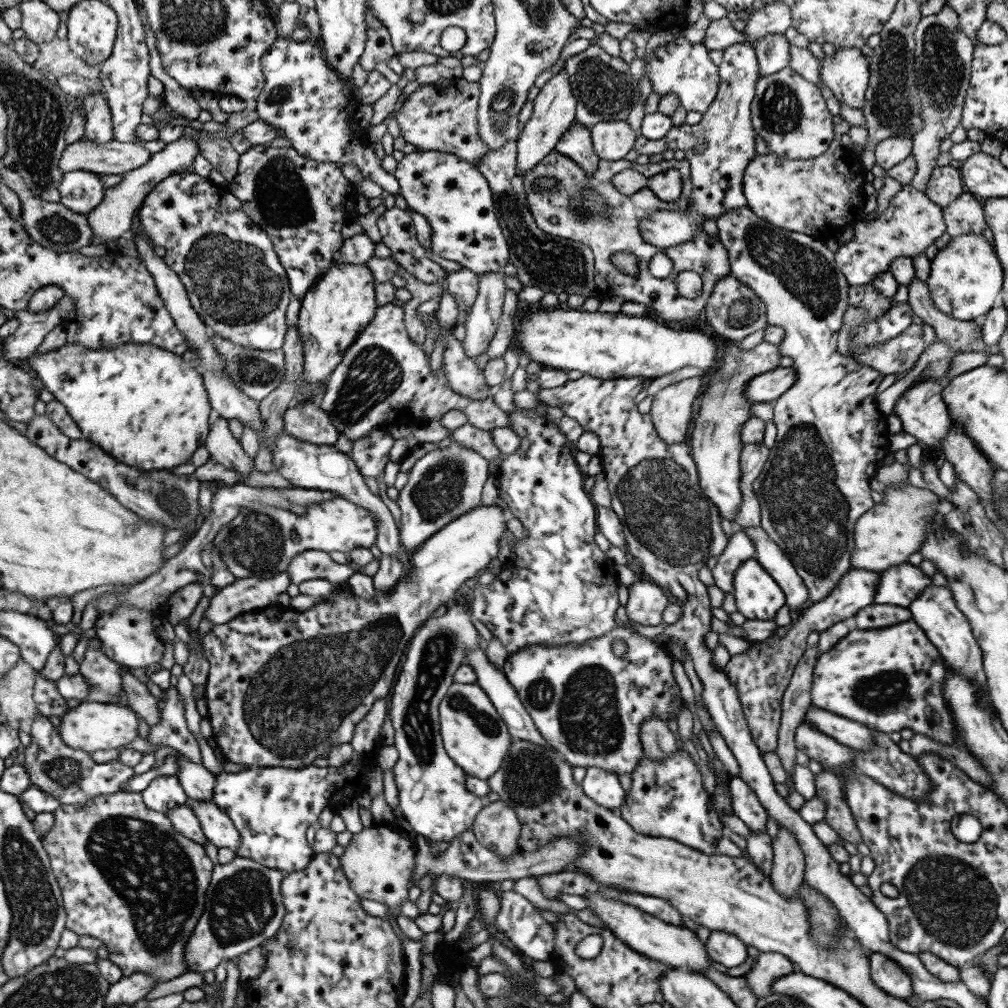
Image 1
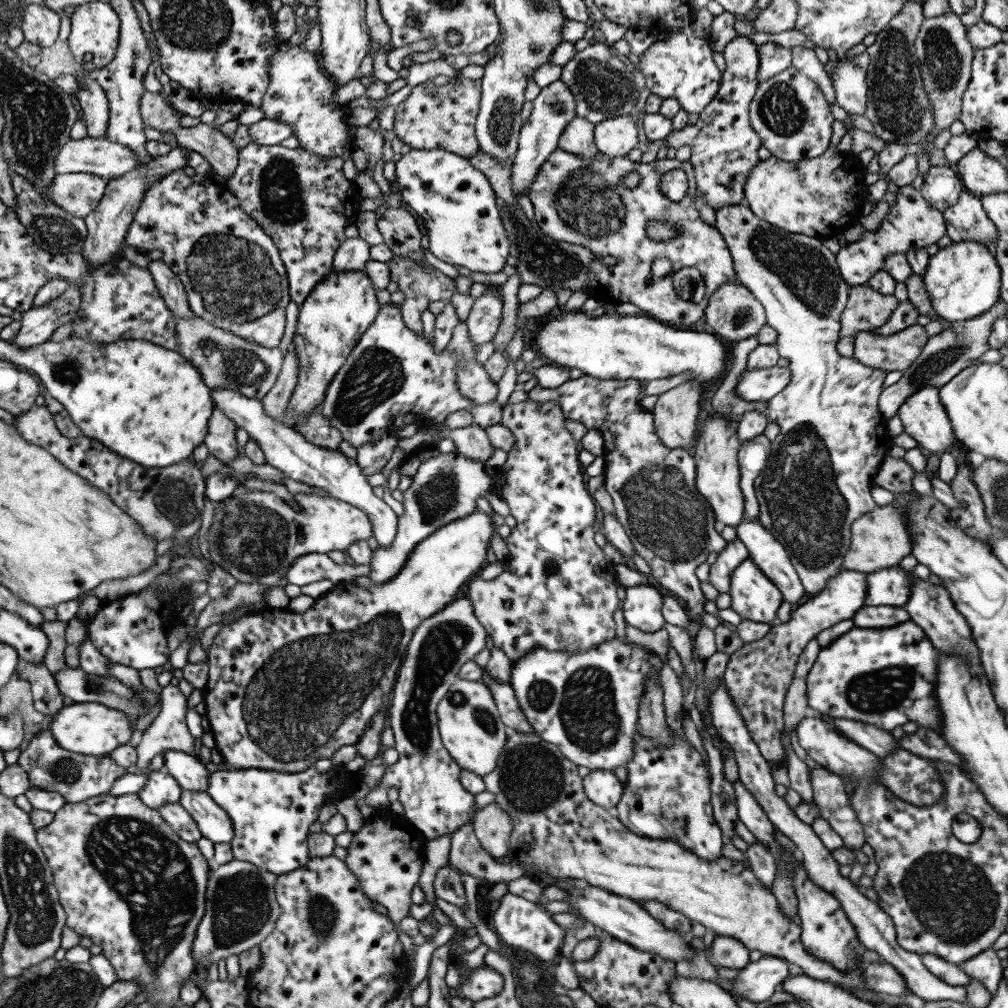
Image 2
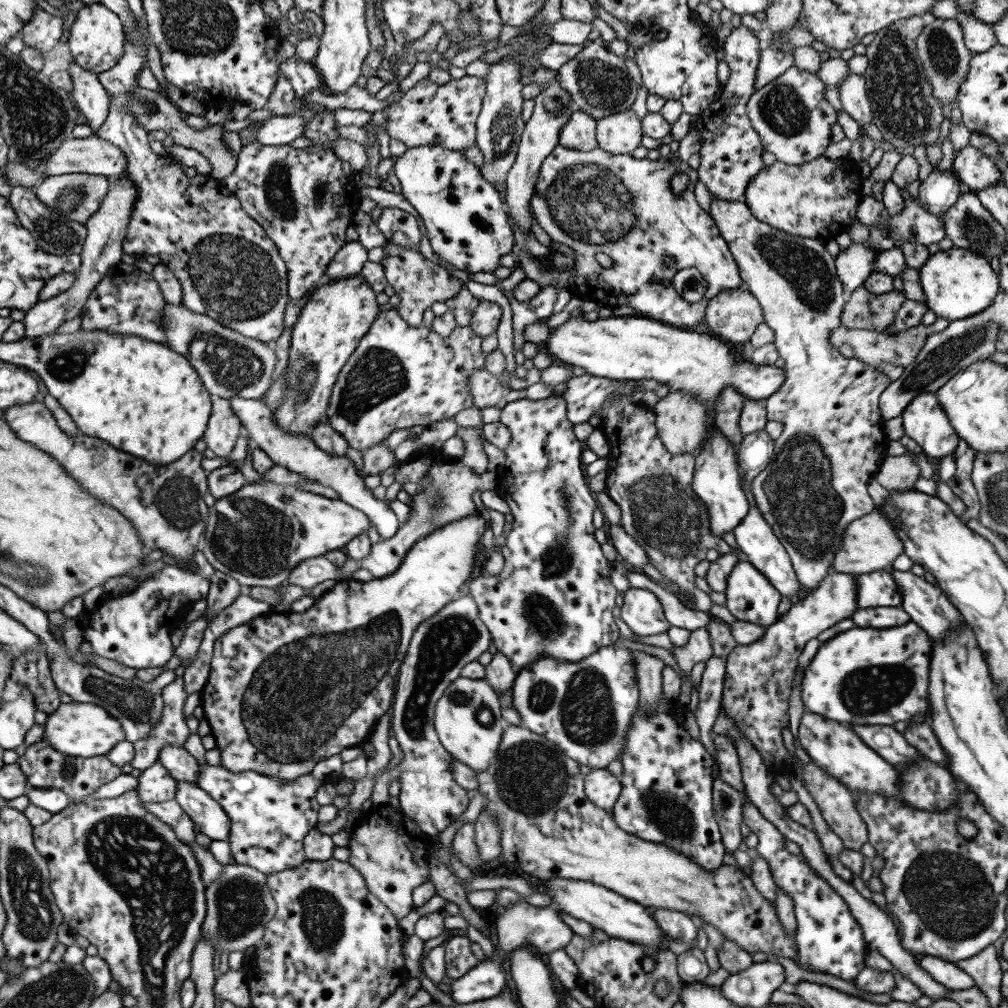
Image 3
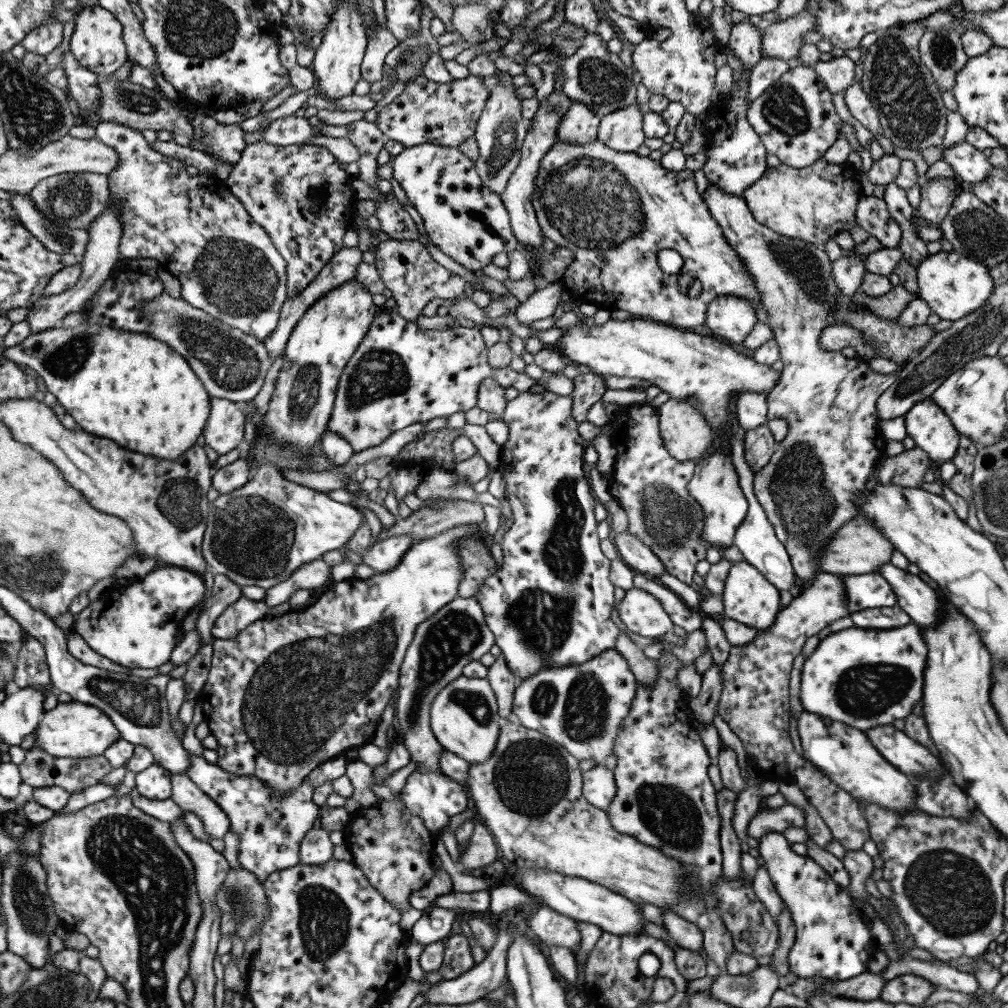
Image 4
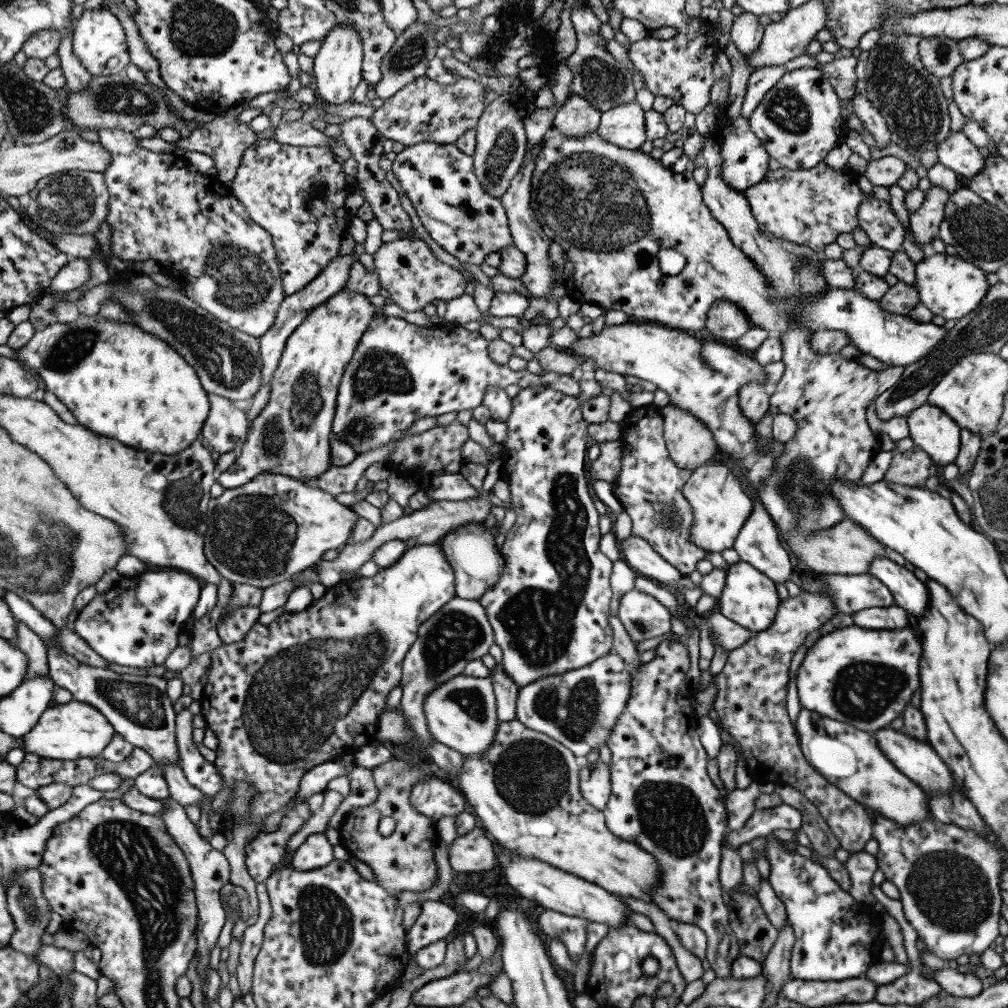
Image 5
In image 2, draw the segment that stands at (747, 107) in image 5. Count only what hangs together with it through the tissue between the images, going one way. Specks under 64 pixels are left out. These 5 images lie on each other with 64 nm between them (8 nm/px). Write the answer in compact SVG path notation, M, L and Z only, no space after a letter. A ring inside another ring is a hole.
M766 42L757 47L758 68L756 77L758 81L767 80L784 72L791 65L789 48L782 47L773 42Z

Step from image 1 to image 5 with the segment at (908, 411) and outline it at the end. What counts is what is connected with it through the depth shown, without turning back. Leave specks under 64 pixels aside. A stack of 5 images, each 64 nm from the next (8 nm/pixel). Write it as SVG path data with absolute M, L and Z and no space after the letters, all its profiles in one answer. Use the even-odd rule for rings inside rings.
M922 405L905 419L909 438L940 468L951 464L959 452L960 428L939 408Z

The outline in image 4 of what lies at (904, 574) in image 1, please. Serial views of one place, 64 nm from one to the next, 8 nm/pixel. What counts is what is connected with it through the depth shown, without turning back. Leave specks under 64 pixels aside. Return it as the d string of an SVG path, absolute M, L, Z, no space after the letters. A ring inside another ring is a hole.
M879 572L843 575L841 582L849 614L866 608L889 607L896 604L889 584Z

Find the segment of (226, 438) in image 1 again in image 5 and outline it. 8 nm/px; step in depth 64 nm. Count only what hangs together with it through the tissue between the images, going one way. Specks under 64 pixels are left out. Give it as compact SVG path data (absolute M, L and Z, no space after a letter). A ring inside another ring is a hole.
M211 392L207 393L206 398L208 414L200 430L203 443L210 451L215 450L219 454L229 452L246 436L246 415L227 398Z

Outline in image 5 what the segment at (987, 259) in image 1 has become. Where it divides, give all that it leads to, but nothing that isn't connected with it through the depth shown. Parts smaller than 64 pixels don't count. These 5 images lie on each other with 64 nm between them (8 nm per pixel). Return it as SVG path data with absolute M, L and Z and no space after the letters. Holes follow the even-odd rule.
M928 252L914 266L914 287L918 300L932 315L946 320L957 320L966 316L985 297L987 287L982 270L968 264L957 256L947 253Z

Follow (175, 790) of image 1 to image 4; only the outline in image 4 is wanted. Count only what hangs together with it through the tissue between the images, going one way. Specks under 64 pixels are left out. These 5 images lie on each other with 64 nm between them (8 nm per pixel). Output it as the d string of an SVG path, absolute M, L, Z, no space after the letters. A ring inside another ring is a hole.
M153 763L135 776L134 791L149 800L166 800L170 796L169 772Z

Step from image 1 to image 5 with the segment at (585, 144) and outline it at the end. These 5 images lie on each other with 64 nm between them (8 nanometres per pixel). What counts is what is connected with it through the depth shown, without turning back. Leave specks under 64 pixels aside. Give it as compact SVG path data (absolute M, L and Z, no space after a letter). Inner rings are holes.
M568 93L561 106L553 111L549 125L552 130L575 137L596 131L600 116L599 110L593 108L582 96Z

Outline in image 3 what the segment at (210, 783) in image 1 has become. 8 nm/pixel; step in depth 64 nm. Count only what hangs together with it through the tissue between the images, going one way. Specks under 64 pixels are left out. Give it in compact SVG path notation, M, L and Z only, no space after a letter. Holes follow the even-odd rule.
M166 744L166 746L159 748L156 761L167 770L169 776L176 782L196 784L199 765L184 748L176 748Z

